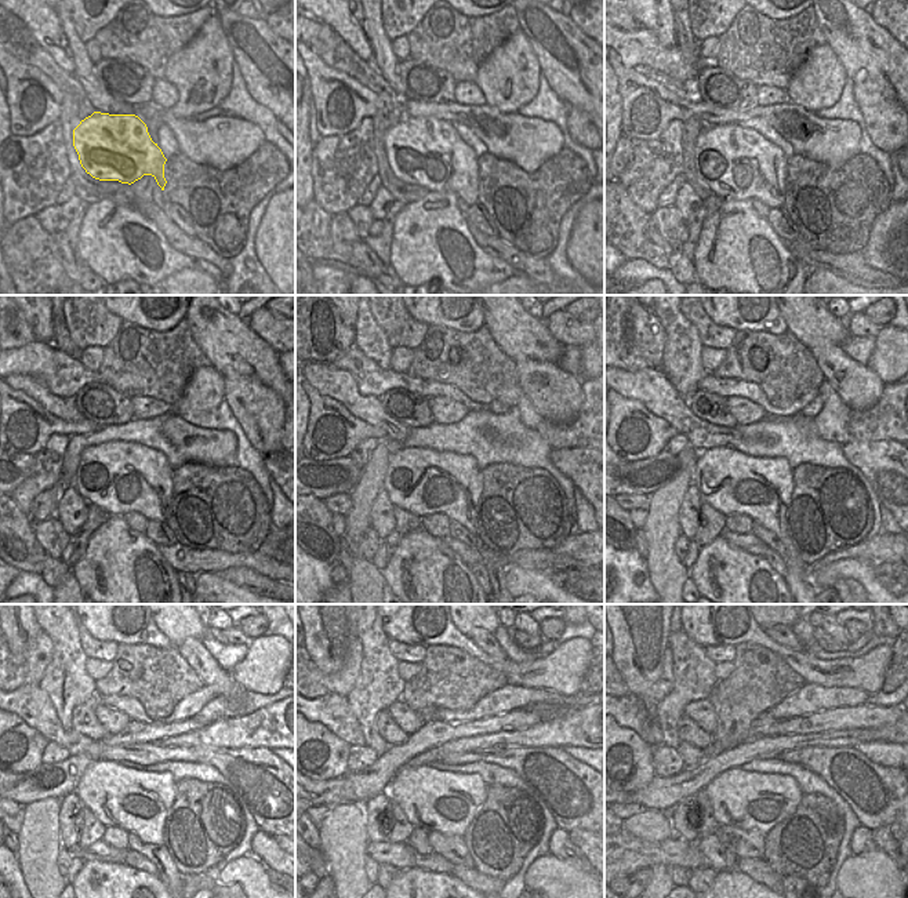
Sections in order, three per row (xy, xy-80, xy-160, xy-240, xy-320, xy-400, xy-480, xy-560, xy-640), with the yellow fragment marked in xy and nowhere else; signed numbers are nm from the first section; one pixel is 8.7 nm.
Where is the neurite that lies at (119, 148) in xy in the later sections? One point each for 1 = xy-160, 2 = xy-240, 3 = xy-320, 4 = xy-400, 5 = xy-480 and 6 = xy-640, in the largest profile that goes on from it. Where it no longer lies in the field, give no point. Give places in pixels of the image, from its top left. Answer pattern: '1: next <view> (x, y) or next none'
1: next xy-160 (737, 163)
2: next xy-240 (120, 477)
3: next xy-320 (424, 482)
4: next xy-400 (733, 483)
5: next xy-480 (138, 802)
6: next xy-640 (749, 800)

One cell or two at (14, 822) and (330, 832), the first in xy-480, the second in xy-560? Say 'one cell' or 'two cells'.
two cells

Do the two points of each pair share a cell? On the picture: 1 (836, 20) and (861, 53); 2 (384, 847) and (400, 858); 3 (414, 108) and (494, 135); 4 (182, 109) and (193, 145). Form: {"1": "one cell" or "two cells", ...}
{"1": "one cell", "2": "one cell", "3": "one cell", "4": "two cells"}

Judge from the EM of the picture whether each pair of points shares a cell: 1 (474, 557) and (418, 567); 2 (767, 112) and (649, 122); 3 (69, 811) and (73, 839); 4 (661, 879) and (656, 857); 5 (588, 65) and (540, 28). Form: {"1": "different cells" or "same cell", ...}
{"1": "different cells", "2": "same cell", "3": "same cell", "4": "different cells", "5": "same cell"}

